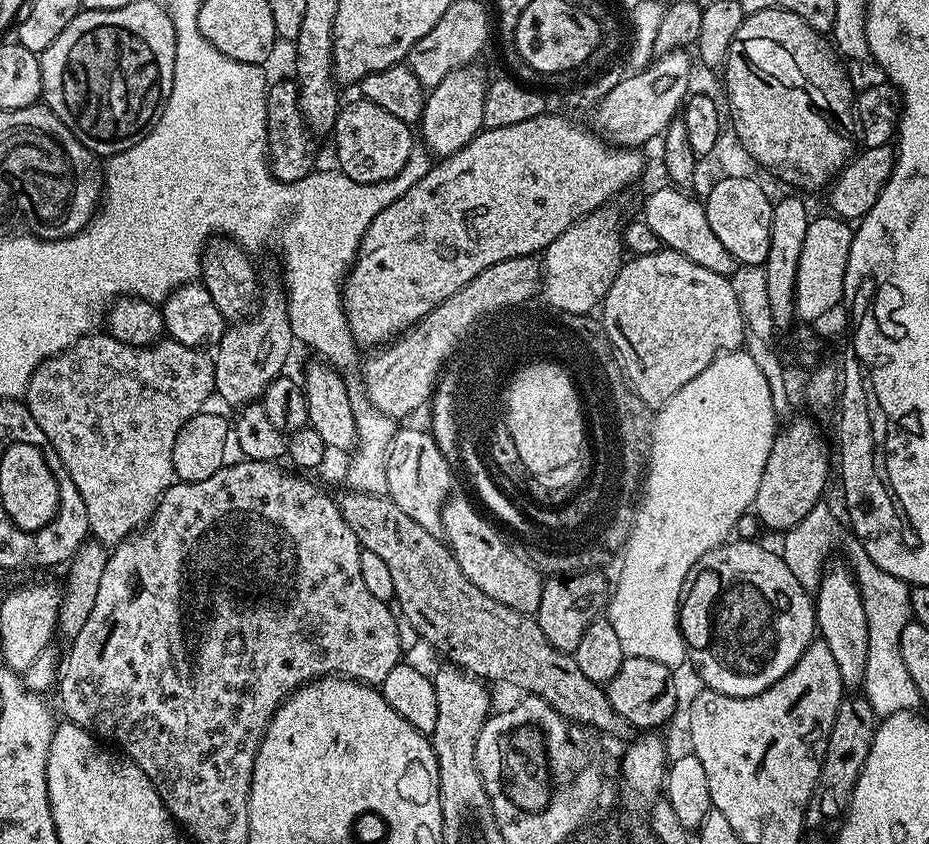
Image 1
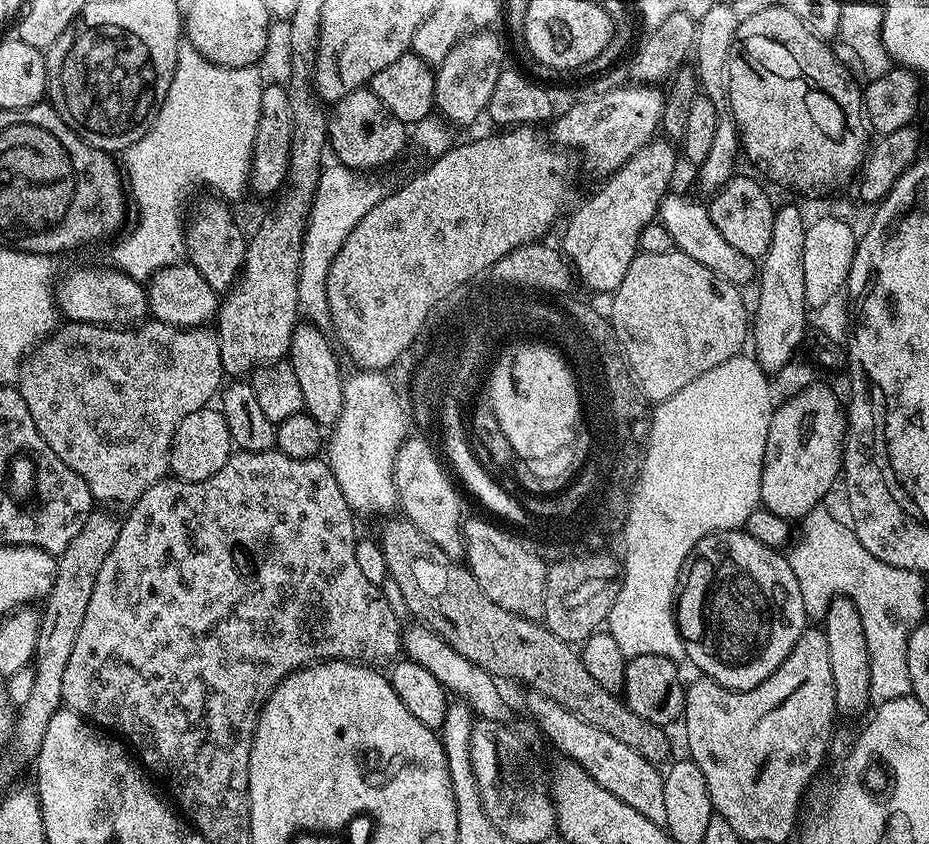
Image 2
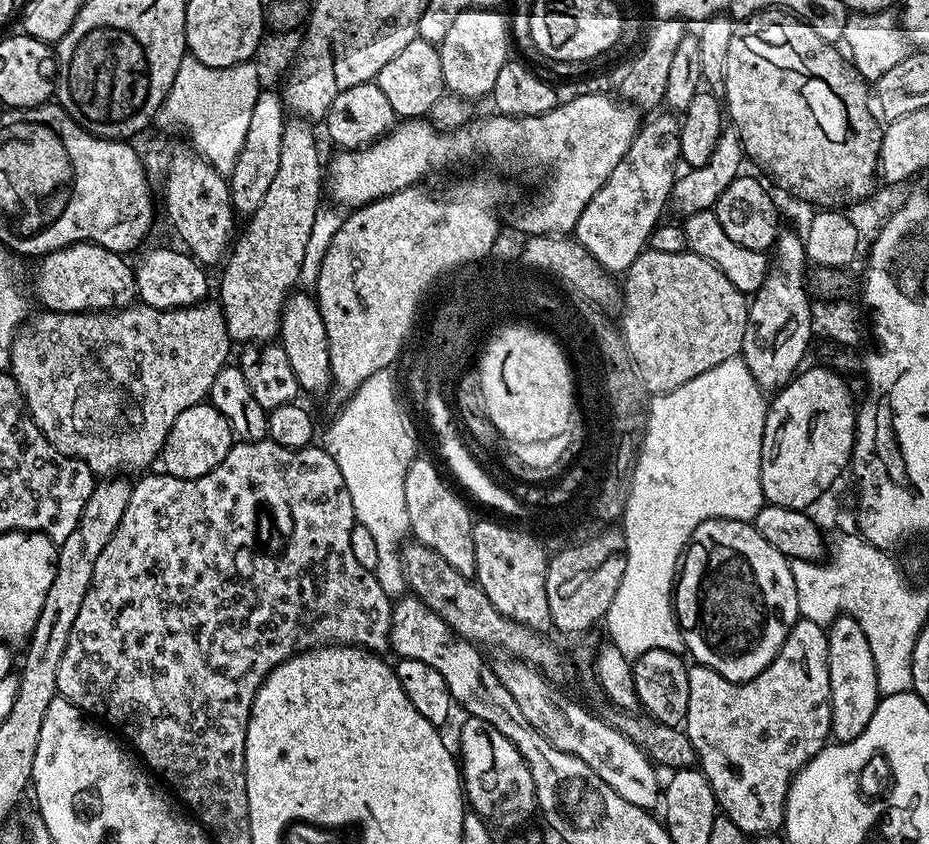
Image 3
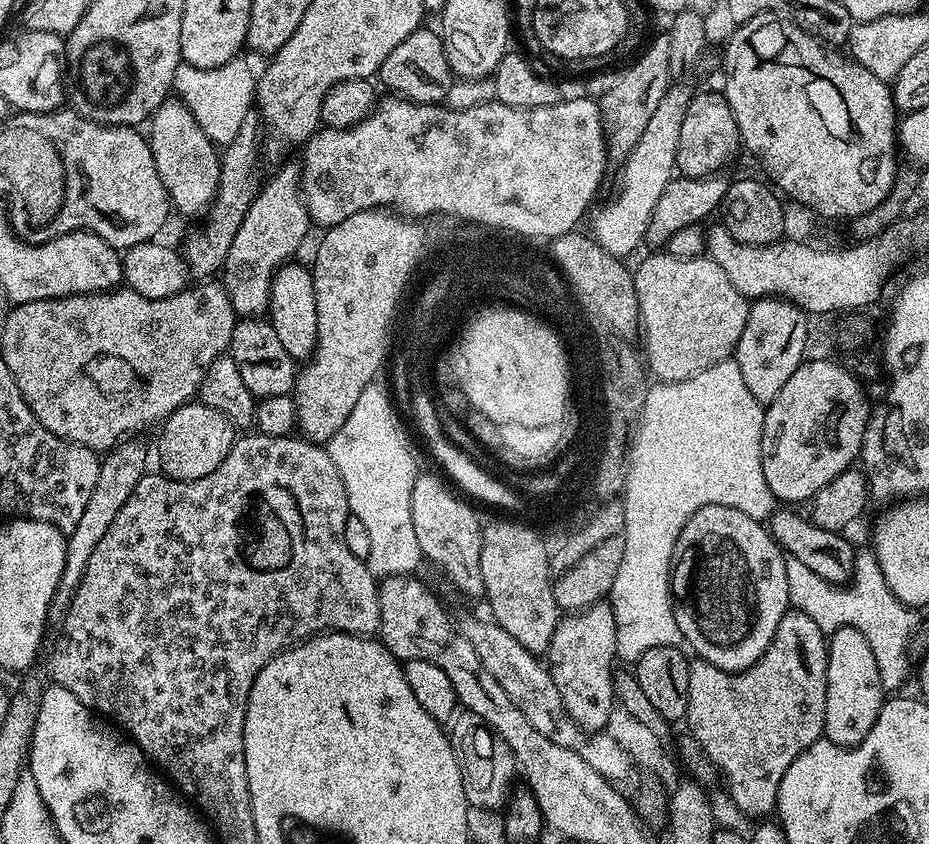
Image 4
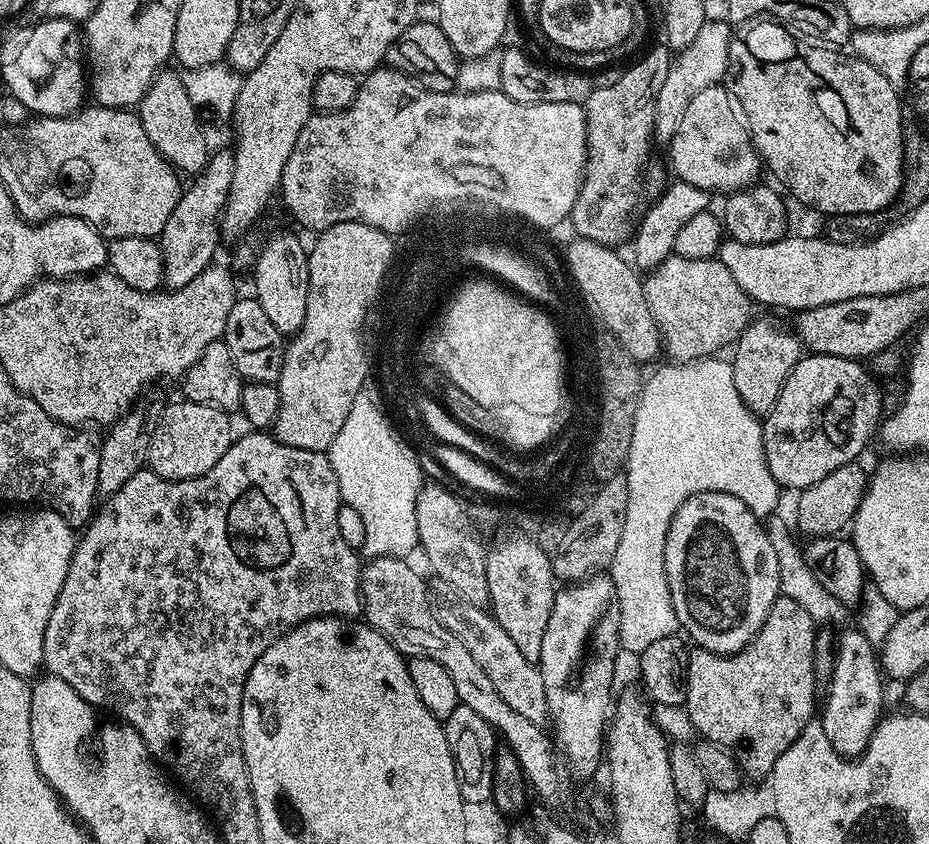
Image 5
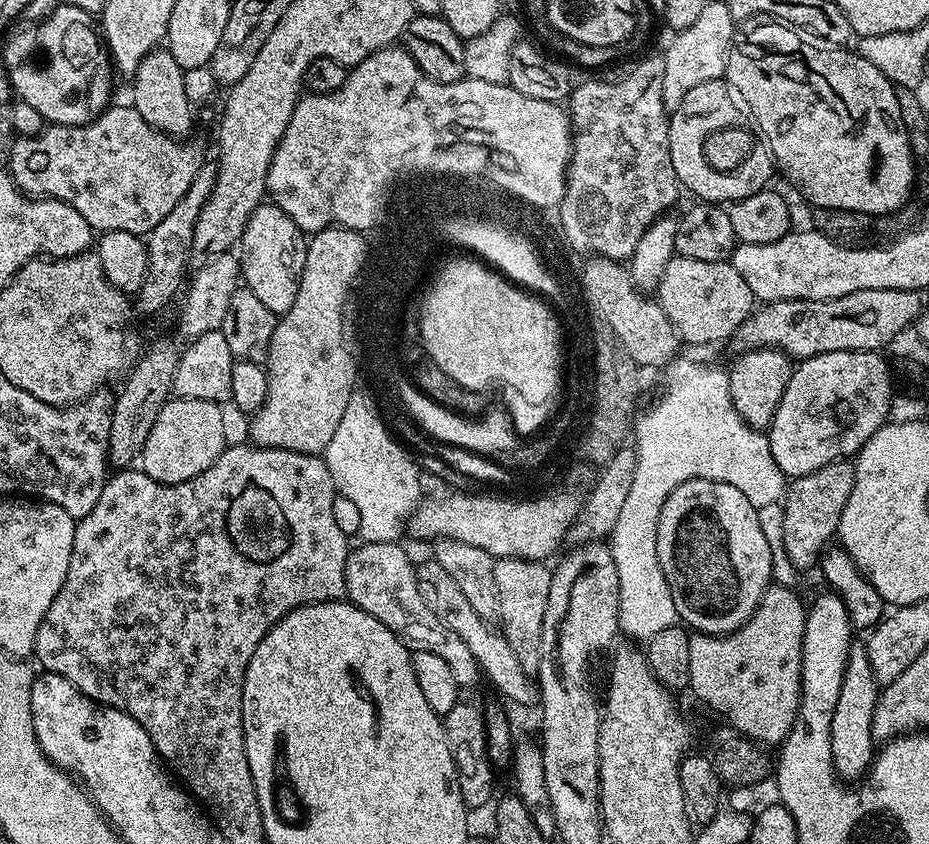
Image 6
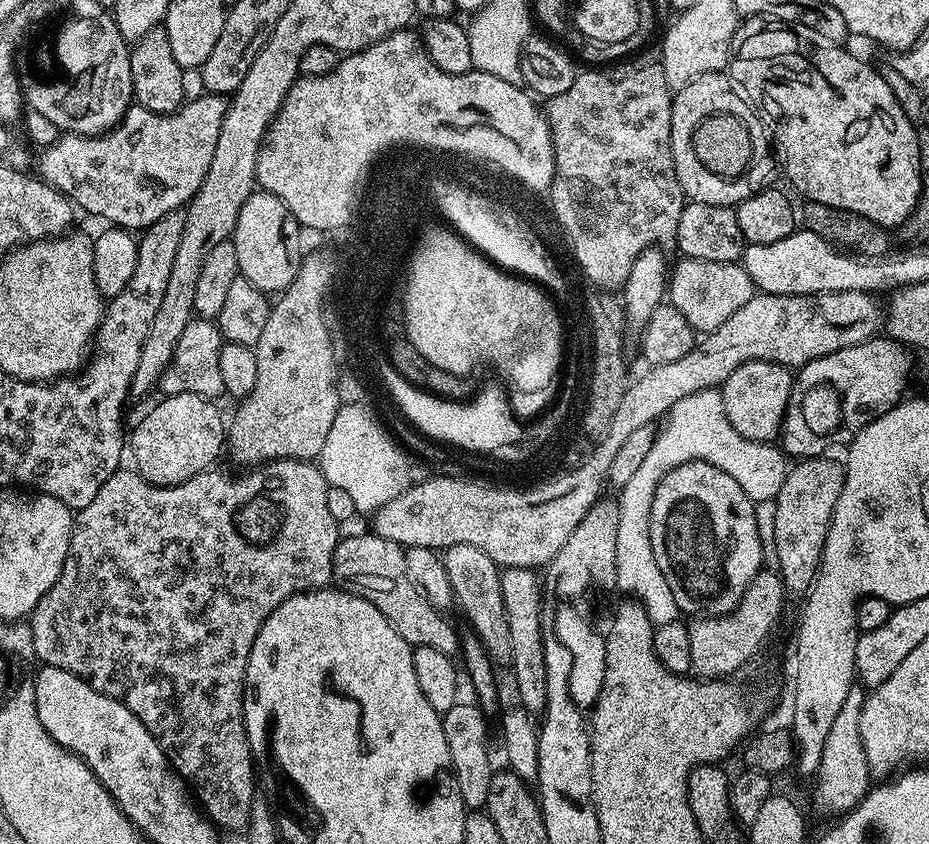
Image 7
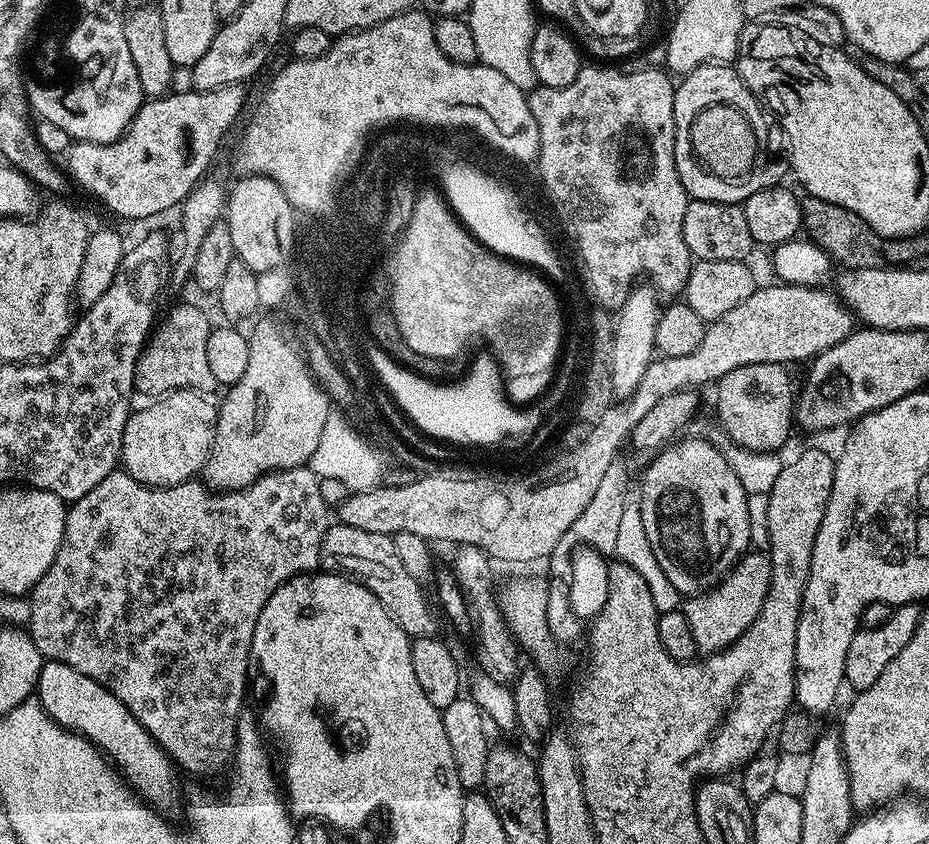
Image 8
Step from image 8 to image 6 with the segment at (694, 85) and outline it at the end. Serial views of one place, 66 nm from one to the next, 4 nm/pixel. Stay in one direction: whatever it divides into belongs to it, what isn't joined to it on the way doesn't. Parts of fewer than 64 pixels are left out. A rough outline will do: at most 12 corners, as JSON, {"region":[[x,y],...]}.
{"region":[[723,79],[702,82],[670,112],[670,162],[700,202],[741,200],[769,187],[756,152],[718,176],[704,136],[750,116]]}

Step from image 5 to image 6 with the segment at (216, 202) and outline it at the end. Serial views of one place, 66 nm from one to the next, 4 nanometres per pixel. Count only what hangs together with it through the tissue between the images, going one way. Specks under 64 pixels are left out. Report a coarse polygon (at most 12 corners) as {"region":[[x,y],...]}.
{"region":[[201,163],[182,202],[147,233],[148,273],[134,300],[148,316],[175,301],[194,226],[214,190]]}

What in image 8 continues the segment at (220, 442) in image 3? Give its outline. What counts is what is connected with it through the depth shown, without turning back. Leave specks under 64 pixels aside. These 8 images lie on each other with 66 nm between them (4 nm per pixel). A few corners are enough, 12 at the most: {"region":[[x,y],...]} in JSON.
{"region":[[165,392],[129,415],[123,471],[172,488],[207,465],[218,408]]}

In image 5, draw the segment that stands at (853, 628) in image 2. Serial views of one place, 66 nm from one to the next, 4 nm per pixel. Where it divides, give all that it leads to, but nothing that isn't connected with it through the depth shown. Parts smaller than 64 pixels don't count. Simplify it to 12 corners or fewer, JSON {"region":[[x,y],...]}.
{"region":[[834,640],[818,722],[839,756],[867,750],[886,680],[877,645]]}

